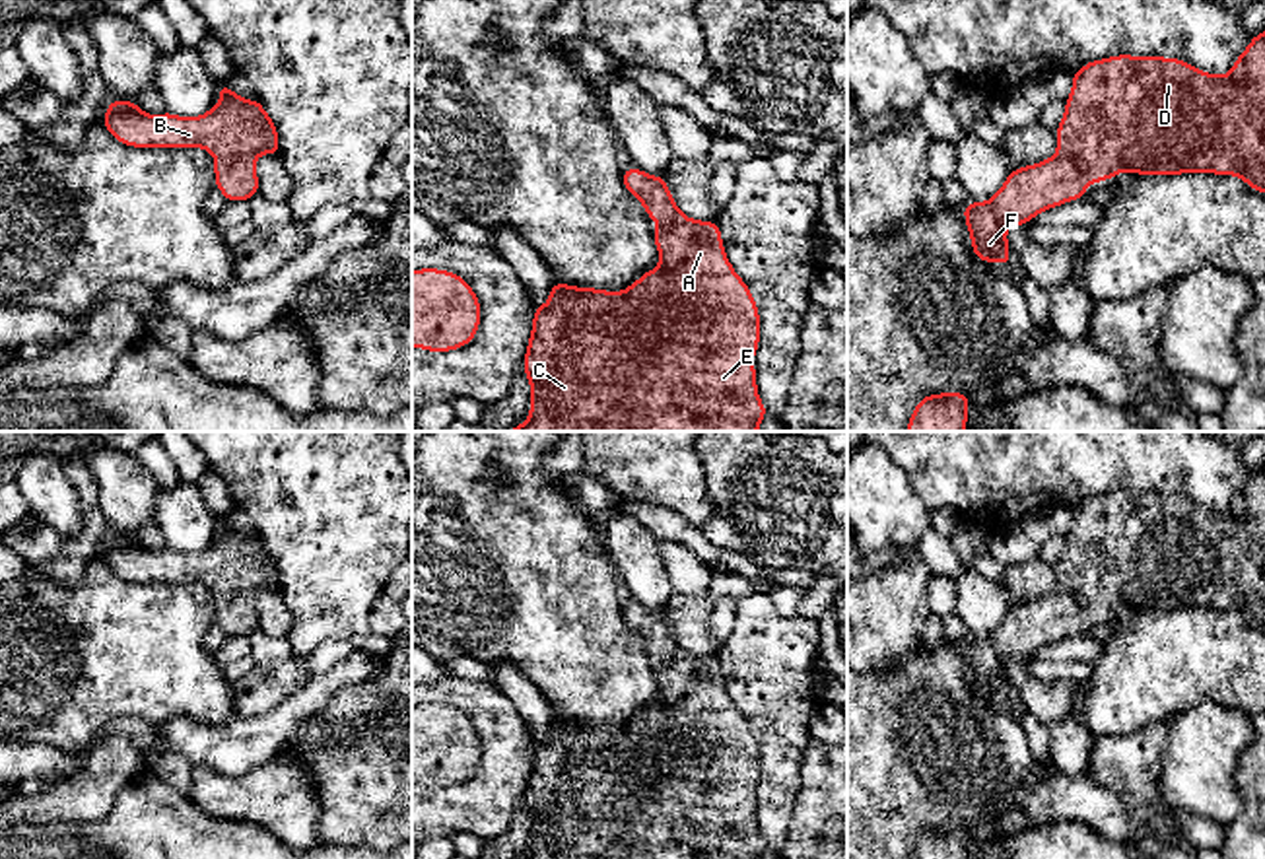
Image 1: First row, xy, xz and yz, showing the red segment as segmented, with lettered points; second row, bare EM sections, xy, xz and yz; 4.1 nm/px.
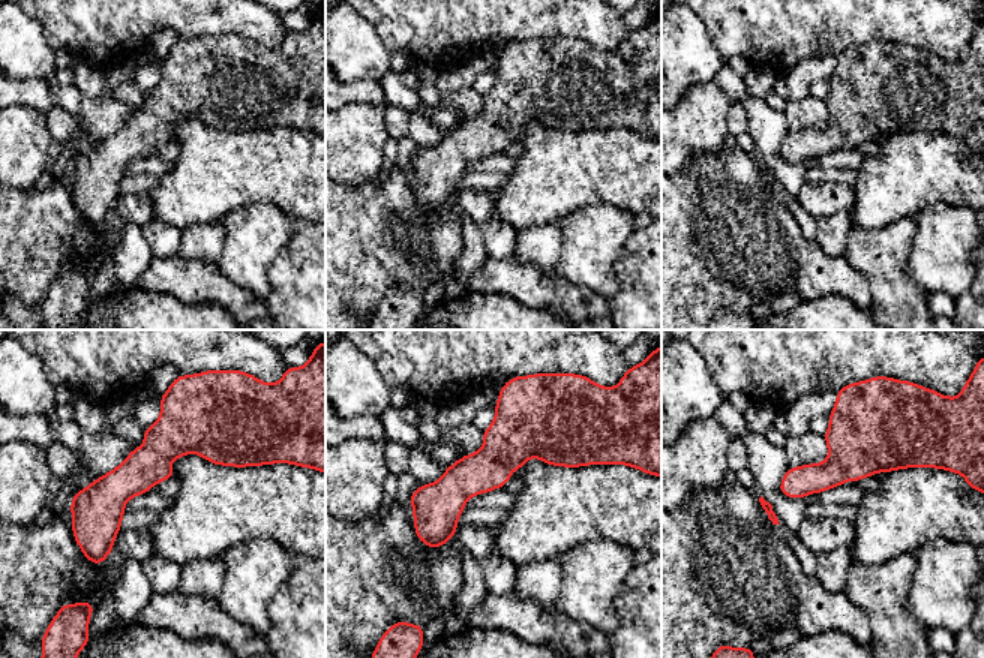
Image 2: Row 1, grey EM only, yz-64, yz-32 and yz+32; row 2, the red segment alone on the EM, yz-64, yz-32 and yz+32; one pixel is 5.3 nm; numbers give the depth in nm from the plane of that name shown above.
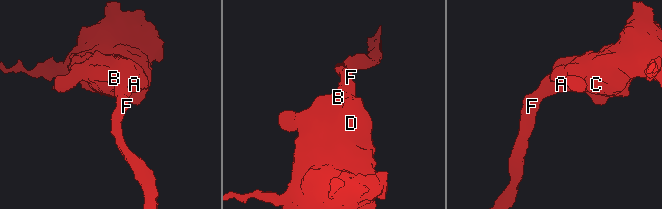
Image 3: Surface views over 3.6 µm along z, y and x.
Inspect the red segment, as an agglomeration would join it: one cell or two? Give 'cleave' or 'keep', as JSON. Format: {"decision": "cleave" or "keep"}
{"decision": "keep"}

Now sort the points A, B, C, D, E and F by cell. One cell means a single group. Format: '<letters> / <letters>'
A B C D E F

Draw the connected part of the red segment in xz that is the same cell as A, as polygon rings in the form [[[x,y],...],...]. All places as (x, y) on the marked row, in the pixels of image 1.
[[[632,165],[622,173],[622,181],[628,192],[645,206],[647,218],[659,222],[653,229],[653,239],[659,249],[661,266],[647,270],[637,282],[618,293],[552,282],[548,303],[542,307],[534,305],[532,332],[523,360],[523,369],[530,381],[530,416],[527,422],[507,431],[758,431],[758,424],[768,416],[768,410],[758,396],[754,371],[754,352],[760,346],[760,315],[748,286],[733,270],[723,251],[717,222],[686,218],[676,208],[665,175],[651,177]]]

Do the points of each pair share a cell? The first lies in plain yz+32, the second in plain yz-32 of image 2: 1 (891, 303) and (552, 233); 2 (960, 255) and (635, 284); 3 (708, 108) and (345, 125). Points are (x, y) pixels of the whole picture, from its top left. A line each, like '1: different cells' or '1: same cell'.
1: same cell
2: different cells
3: same cell

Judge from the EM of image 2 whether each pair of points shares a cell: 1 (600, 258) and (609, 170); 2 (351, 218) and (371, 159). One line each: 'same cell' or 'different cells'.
1: different cells
2: different cells

